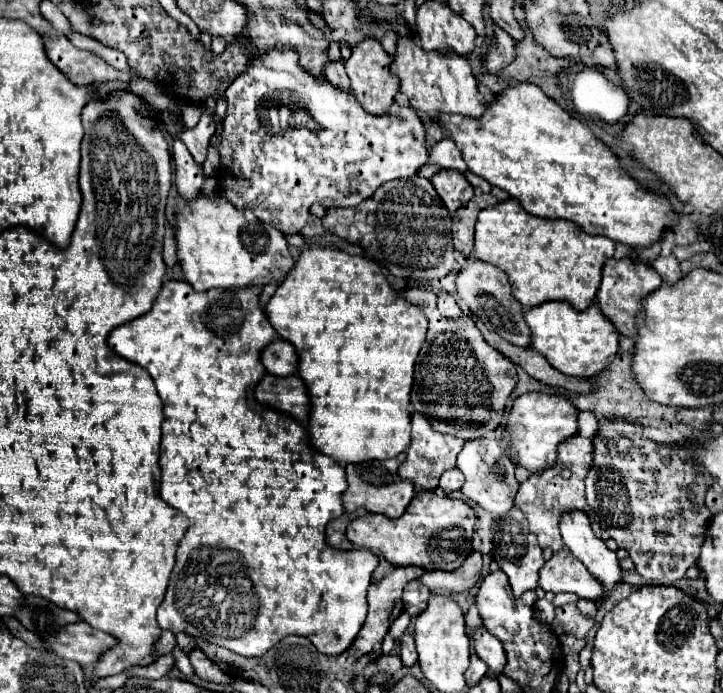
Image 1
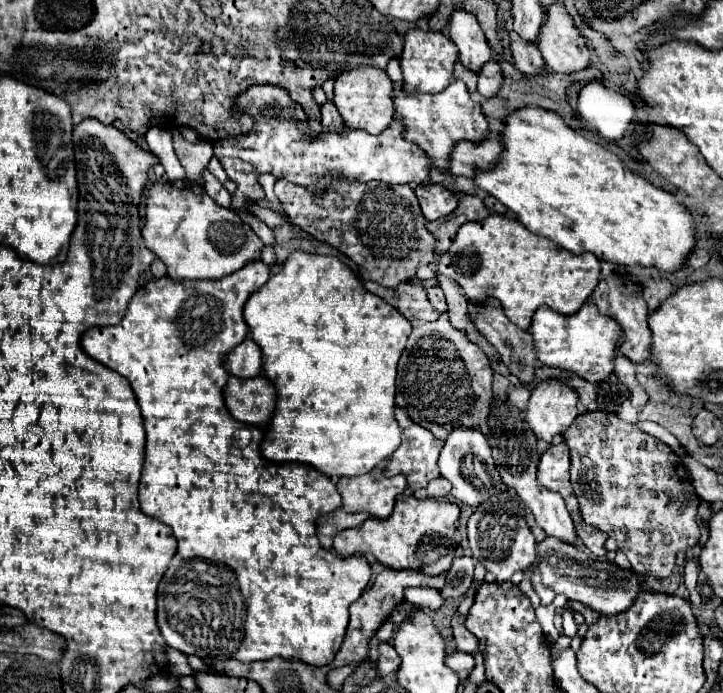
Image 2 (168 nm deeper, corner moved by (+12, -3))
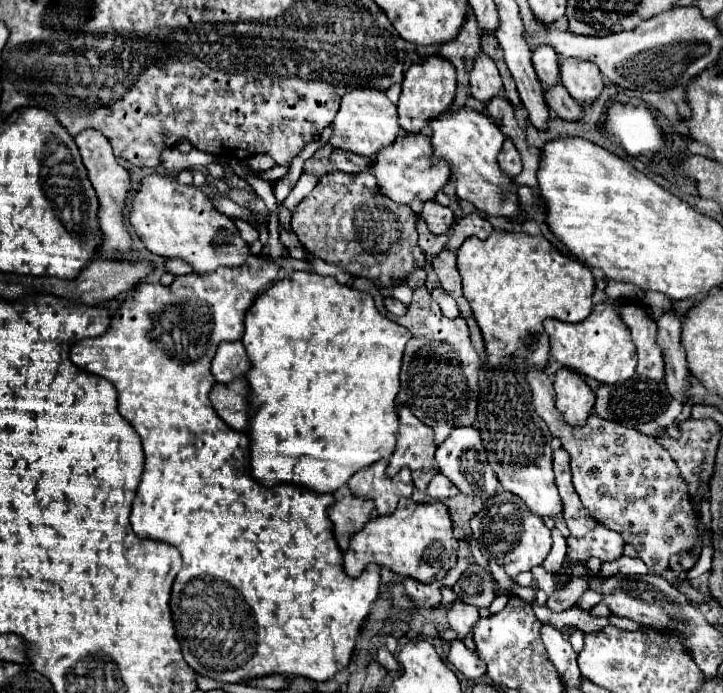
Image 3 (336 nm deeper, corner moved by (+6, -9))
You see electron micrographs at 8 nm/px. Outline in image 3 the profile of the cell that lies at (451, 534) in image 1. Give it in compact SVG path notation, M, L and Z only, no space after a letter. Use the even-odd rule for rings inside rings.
M402 499L392 515L370 519L366 527L350 539L350 547L344 553L344 569L350 577L358 577L368 563L376 563L398 575L430 583L456 565L458 539L454 539L452 527L444 503L414 503L412 499Z

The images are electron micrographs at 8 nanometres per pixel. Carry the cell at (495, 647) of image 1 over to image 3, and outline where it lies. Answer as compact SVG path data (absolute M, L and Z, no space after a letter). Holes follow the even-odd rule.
M456 601L450 609L448 609L448 623L450 627L458 633L458 639L464 639L470 629L474 627L474 623L480 619L478 609L474 609L472 605L466 605L462 601Z

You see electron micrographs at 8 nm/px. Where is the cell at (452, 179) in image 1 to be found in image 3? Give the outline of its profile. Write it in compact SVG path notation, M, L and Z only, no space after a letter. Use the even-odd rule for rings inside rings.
M426 201L420 217L422 217L422 221L428 225L428 229L430 229L432 233L436 233L436 235L446 233L446 231L454 225L454 221L456 221L454 211L452 211L450 207L440 205L438 201Z

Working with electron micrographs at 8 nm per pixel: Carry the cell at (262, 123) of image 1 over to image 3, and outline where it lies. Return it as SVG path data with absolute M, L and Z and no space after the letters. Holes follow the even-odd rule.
M404 133L392 145L378 151L374 163L370 165L372 175L378 179L380 191L390 197L394 203L412 203L414 199L430 201L436 193L446 185L450 177L450 167L440 161L436 165L430 163L430 139L424 133Z

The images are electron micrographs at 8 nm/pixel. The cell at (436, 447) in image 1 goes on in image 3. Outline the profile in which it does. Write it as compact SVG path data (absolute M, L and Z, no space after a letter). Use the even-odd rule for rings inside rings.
M398 407L400 417L400 437L394 455L390 457L390 465L386 469L388 477L394 477L402 467L410 467L412 479L418 491L424 493L430 477L438 473L438 465L434 461L436 443L434 431L424 425L418 417L410 413L408 407Z

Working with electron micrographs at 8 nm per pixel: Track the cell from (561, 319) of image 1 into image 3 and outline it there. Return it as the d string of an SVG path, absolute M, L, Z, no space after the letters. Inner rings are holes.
M610 303L596 305L592 313L580 323L562 323L546 319L544 329L550 337L550 359L562 367L570 367L580 375L592 377L600 383L622 383L636 371L636 347L626 323Z

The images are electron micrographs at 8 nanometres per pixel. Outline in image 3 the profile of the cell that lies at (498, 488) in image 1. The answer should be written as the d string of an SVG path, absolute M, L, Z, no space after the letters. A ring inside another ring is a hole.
M456 427L450 437L438 447L436 451L436 463L440 471L458 485L458 491L468 497L492 497L500 485L498 477L494 477L494 471L490 469L490 463L486 459L486 449L482 445L480 433L476 427Z

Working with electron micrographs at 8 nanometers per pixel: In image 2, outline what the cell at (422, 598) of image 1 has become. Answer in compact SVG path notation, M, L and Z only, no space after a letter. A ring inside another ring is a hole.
M432 587L410 589L406 593L406 601L410 601L412 605L416 605L420 609L430 609L430 611L436 611L444 605L444 597L440 595L438 589L432 589Z

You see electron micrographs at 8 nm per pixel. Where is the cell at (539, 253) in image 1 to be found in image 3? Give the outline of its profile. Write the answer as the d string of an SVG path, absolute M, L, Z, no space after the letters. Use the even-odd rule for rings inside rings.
M494 231L486 241L478 241L478 237L468 237L456 255L458 255L458 273L462 277L464 297L468 299L474 317L482 329L488 353L486 365L482 367L480 399L478 399L478 423L484 447L488 451L488 463L498 475L500 485L506 491L516 493L526 503L530 513L542 519L556 519L558 515L562 515L562 499L554 485L554 473L552 473L552 447L550 447L552 435L530 403L530 387L524 381L524 371L528 365L538 365L538 367L548 365L550 355L548 355L548 335L542 327L544 319L552 317L568 323L580 323L590 315L596 279L586 263L572 259L570 255L564 255L544 235Z

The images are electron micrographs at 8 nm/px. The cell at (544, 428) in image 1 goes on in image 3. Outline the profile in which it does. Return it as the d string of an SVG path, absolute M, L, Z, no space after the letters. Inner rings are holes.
M558 369L554 375L556 409L570 427L582 427L594 407L594 391L572 369Z

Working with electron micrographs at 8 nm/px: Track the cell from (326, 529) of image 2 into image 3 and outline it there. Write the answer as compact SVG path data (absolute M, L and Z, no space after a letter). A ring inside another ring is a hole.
M346 495L344 499L336 501L336 505L332 505L330 519L334 523L334 539L340 551L346 551L348 539L370 521L372 509L374 505L370 499L362 499L354 495Z

